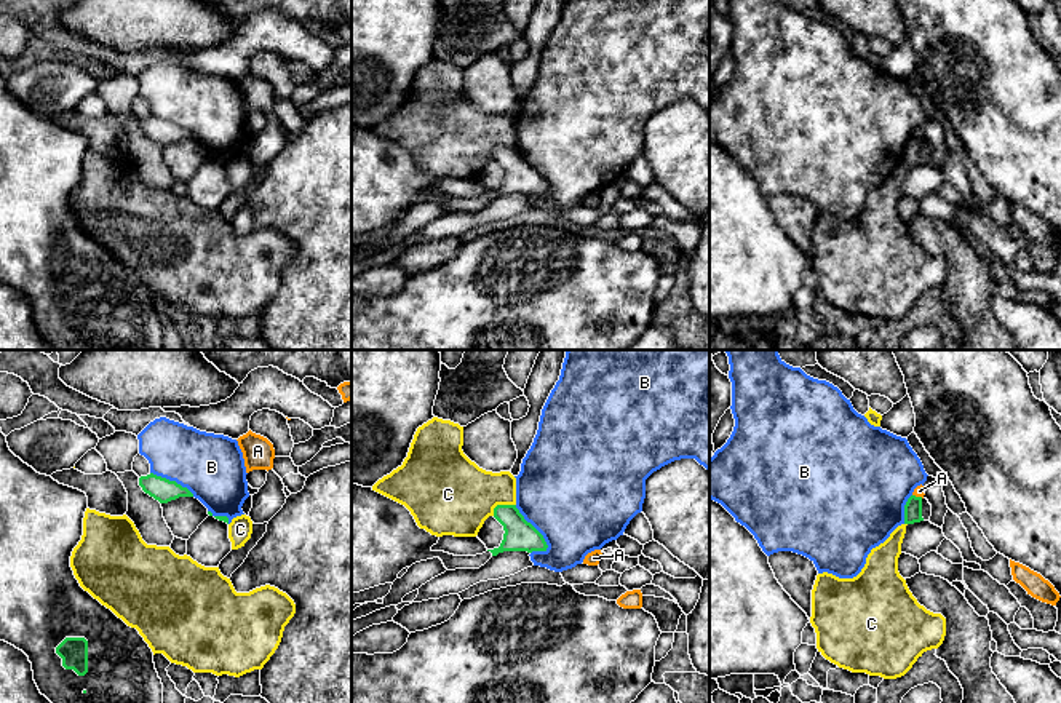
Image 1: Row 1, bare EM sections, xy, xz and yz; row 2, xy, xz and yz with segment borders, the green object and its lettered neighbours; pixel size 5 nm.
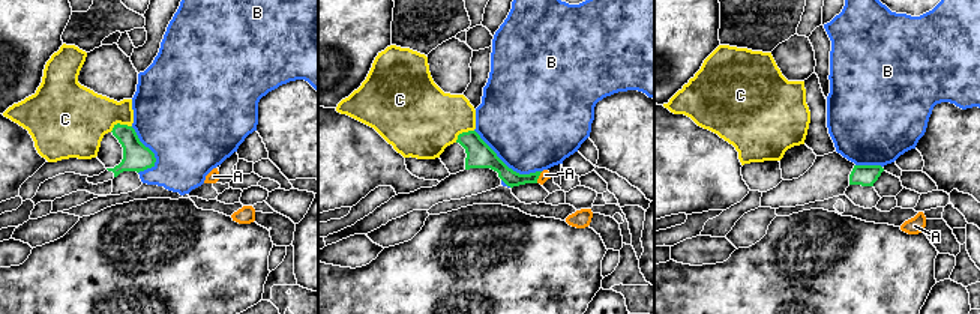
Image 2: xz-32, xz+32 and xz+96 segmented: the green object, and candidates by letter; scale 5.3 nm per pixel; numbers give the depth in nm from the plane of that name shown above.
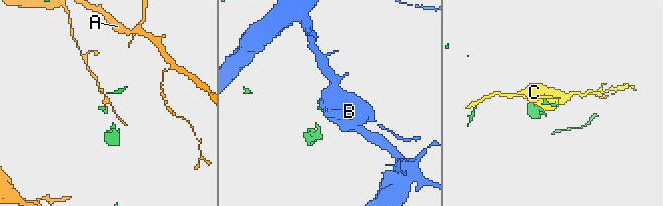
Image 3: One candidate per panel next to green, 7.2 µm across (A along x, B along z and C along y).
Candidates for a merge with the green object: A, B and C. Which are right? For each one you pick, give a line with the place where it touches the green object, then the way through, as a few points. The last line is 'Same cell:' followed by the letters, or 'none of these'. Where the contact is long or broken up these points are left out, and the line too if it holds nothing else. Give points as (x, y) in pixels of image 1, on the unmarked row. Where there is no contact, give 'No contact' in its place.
Same cell: none of these

